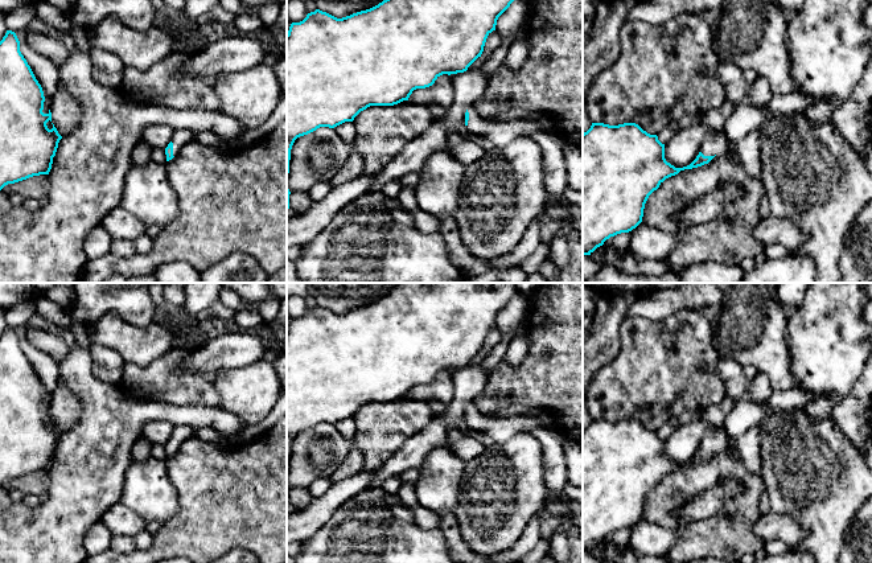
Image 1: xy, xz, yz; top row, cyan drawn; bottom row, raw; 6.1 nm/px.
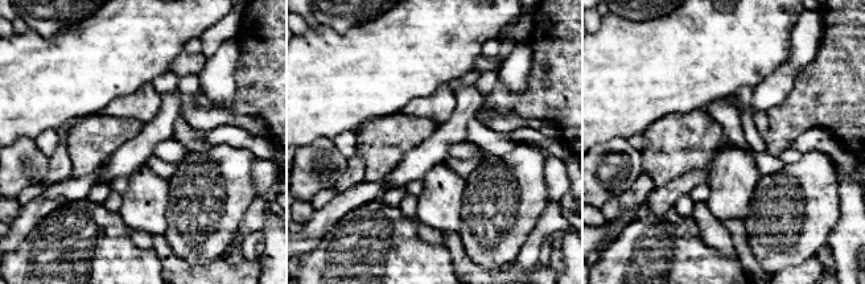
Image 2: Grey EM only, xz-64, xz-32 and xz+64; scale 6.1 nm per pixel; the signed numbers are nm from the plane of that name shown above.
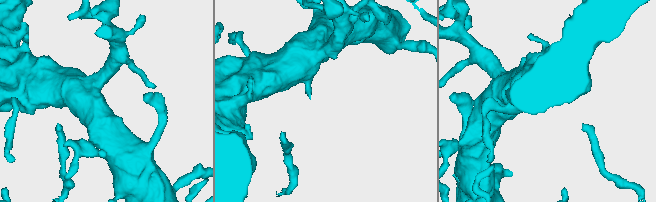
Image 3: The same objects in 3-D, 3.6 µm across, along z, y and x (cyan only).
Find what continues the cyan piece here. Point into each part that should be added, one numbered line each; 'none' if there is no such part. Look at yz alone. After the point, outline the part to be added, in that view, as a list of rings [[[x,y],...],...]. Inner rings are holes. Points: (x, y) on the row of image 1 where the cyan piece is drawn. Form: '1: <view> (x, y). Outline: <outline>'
1: yz (715, 143). Outline: [[[724,131],[717,133],[709,133],[700,149],[704,156],[715,156],[724,152],[728,147],[728,139],[725,137]]]

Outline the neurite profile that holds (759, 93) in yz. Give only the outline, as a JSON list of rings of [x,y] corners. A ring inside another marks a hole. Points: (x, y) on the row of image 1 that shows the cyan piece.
[[[758,77],[748,89],[749,103],[756,107],[766,107],[772,96],[770,86],[762,77]]]

